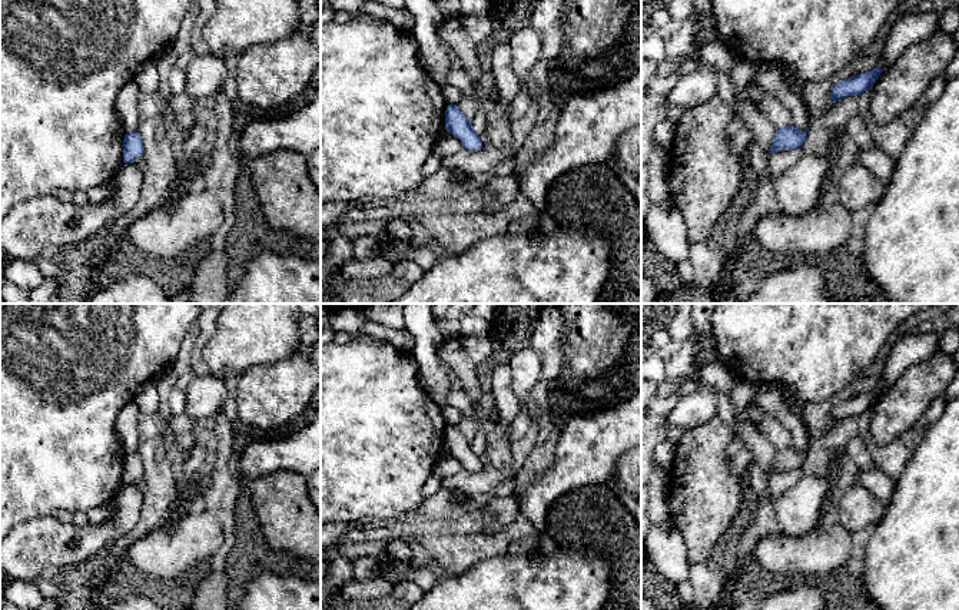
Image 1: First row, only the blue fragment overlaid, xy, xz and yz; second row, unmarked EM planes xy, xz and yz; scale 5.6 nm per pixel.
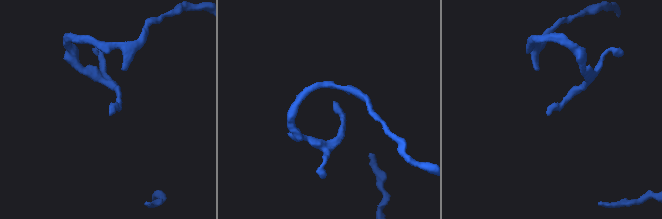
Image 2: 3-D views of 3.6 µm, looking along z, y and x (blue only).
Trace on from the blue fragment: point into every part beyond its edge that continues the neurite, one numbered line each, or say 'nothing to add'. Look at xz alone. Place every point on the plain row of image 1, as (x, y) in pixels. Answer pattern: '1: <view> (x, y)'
nothing to add

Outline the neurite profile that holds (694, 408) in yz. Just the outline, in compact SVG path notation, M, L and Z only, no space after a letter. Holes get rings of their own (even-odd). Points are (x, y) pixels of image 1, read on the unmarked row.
M700 387L693 392L681 395L676 407L667 414L667 428L693 428L717 417L717 394Z

